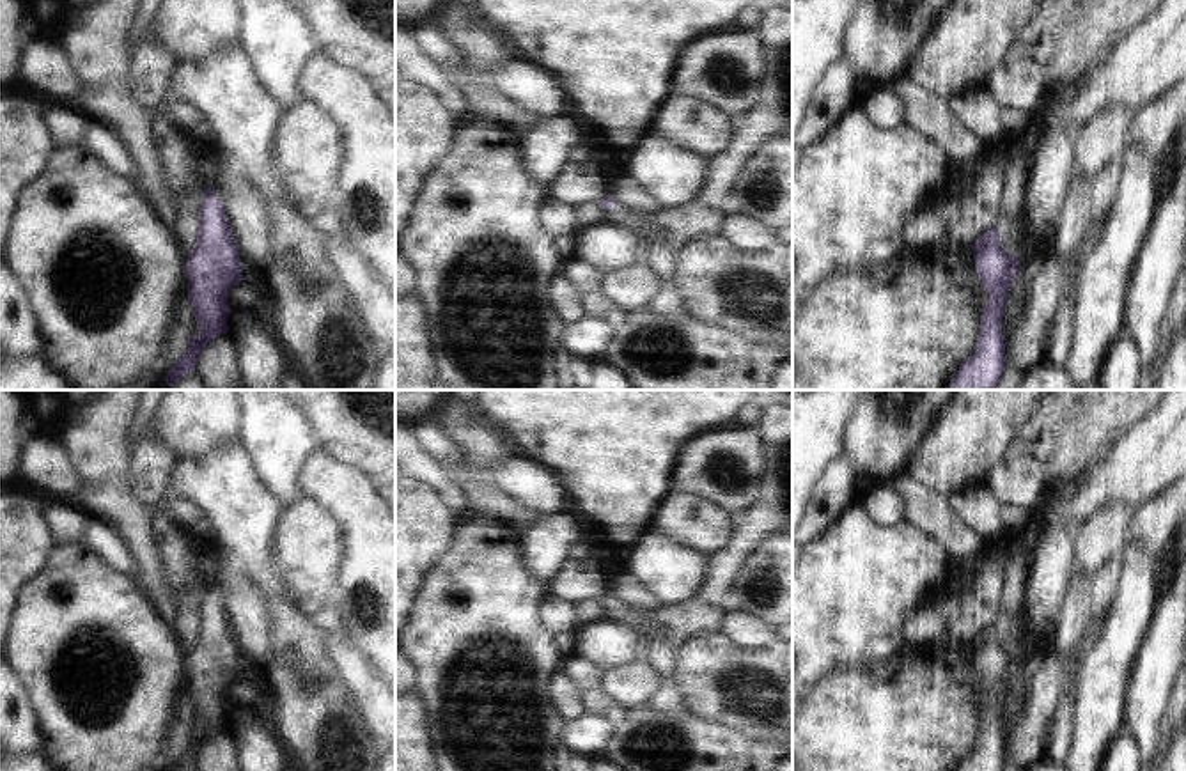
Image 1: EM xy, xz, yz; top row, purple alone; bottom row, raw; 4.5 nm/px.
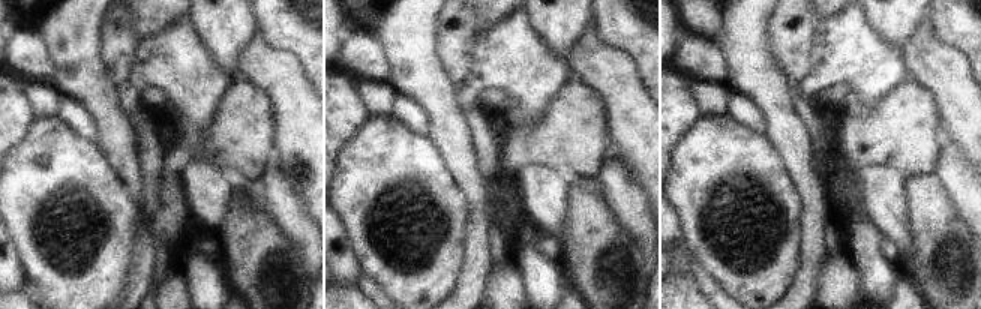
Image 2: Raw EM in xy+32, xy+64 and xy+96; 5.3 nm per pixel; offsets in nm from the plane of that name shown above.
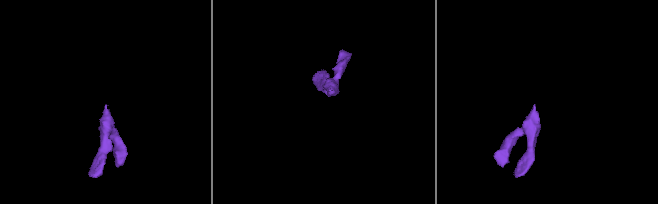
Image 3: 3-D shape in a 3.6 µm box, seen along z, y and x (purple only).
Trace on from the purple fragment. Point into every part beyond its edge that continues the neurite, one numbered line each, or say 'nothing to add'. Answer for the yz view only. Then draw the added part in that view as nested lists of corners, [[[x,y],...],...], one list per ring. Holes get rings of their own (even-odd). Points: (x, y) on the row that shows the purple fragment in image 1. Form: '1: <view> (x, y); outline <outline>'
nothing to add

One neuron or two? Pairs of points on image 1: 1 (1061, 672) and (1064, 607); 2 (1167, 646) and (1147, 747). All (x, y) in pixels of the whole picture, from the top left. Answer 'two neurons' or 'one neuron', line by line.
1: two neurons
2: one neuron

